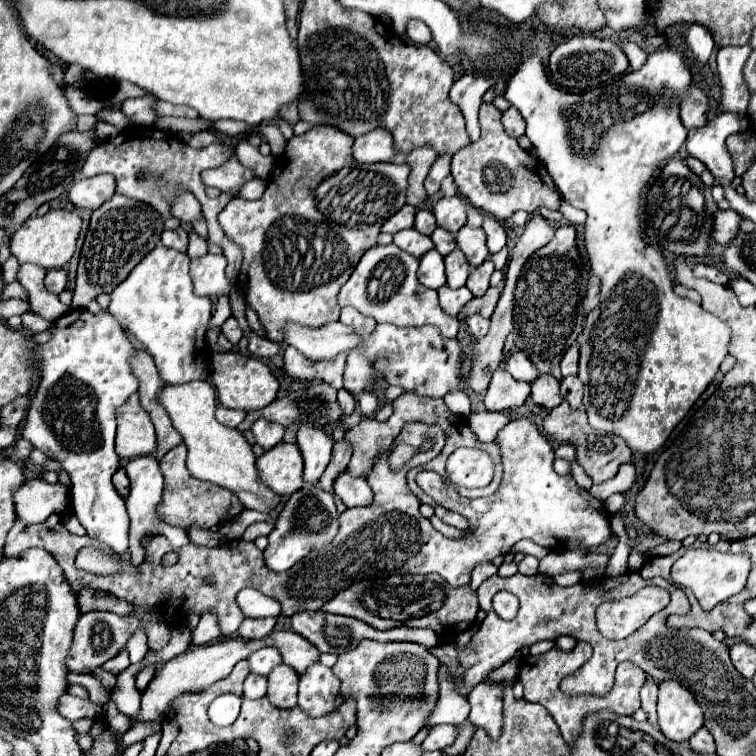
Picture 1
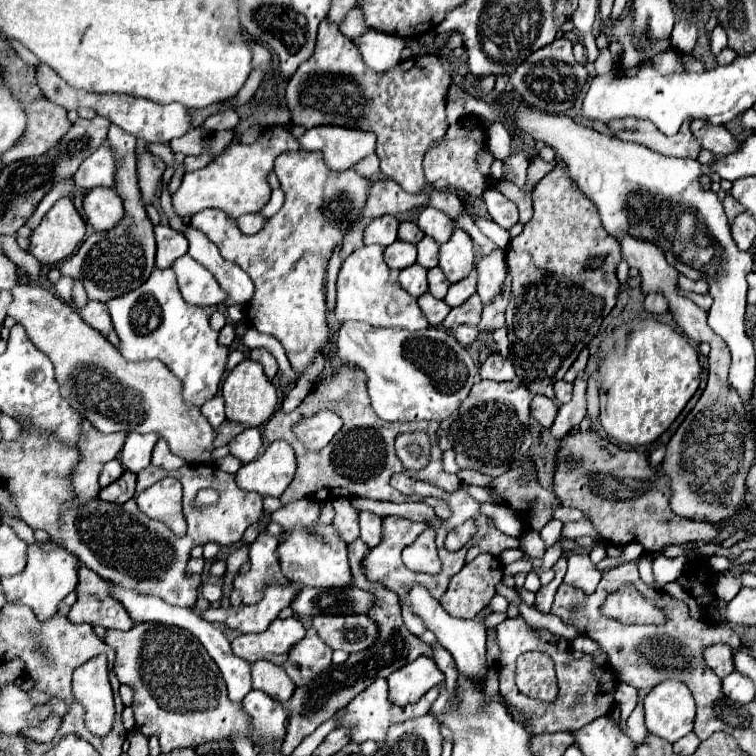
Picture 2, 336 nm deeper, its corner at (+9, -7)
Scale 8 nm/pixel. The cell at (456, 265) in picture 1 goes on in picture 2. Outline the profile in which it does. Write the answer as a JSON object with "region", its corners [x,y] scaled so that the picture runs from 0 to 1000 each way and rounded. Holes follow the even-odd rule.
{"region":[[[574,353],[574,356],[566,358],[566,385],[569,388],[582,388],[585,390],[585,388],[593,385],[593,380],[595,380],[595,374],[590,372],[582,353]]]}

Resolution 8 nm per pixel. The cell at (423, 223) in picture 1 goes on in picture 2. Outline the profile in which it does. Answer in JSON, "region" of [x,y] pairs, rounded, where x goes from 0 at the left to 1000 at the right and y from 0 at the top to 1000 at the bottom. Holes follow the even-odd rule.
{"region":[[[529,295],[526,303],[526,316],[529,319],[540,319],[540,321],[553,321],[561,313],[561,308],[556,306],[556,300],[550,295]]]}

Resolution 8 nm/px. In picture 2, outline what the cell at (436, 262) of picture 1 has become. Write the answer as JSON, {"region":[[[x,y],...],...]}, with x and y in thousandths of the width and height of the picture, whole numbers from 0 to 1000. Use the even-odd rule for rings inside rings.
{"region":[[[553,348],[537,353],[529,358],[526,364],[526,374],[534,385],[540,385],[542,390],[545,388],[563,388],[566,385],[566,369],[563,369],[563,356],[561,353],[553,353]]]}

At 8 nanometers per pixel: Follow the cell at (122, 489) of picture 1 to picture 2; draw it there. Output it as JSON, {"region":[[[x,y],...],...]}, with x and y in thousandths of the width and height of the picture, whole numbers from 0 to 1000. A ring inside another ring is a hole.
{"region":[[[164,623],[159,634],[146,639],[143,644],[132,647],[132,660],[146,663],[146,665],[167,665],[177,655],[180,644],[180,628],[175,623]]]}

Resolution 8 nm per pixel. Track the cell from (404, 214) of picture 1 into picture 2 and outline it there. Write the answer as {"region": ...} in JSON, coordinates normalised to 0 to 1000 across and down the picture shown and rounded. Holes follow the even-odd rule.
{"region":[[[505,284],[500,290],[492,290],[489,298],[481,306],[481,321],[492,324],[500,321],[505,327],[513,327],[516,321],[521,321],[526,313],[526,290],[519,284]]]}

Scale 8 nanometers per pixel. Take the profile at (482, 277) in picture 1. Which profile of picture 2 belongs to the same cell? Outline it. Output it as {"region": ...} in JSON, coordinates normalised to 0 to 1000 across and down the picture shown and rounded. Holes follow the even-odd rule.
{"region":[[[624,358],[616,369],[606,372],[606,374],[598,374],[595,382],[593,382],[593,390],[587,393],[587,398],[595,403],[595,406],[606,406],[611,403],[624,388],[630,388],[630,358]]]}

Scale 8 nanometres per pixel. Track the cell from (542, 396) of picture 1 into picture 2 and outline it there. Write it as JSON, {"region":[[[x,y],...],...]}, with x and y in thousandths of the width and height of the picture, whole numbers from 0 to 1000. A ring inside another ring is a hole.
{"region":[[[709,522],[704,528],[704,541],[701,541],[701,549],[722,567],[730,565],[733,554],[735,554],[735,544],[738,544],[738,536],[735,530],[720,525],[720,522]]]}

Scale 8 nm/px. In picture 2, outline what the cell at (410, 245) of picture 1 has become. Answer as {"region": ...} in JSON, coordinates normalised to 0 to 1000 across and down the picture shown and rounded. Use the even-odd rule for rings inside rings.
{"region":[[[521,319],[516,327],[511,327],[508,343],[511,343],[511,351],[516,351],[521,358],[537,356],[550,348],[550,324]]]}

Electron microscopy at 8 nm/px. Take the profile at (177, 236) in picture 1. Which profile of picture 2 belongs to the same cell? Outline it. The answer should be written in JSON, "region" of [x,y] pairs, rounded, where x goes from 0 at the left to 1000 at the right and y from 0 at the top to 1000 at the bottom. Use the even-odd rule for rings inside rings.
{"region":[[[206,298],[204,308],[206,308],[206,324],[209,324],[209,332],[206,332],[209,356],[225,353],[235,340],[249,335],[246,313],[230,306],[225,298]]]}

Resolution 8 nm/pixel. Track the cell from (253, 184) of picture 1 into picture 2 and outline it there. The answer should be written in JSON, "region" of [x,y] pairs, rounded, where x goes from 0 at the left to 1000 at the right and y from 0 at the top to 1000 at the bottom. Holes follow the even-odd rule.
{"region":[[[336,282],[336,284],[323,284],[323,287],[317,287],[317,290],[312,292],[312,298],[315,298],[317,308],[333,311],[333,308],[341,308],[341,306],[349,300],[349,292],[352,292],[352,290],[349,290],[344,282]]]}

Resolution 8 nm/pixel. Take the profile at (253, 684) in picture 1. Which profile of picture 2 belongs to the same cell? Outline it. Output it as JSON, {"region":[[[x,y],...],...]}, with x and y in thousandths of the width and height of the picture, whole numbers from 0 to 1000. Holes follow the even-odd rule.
{"region":[[[331,914],[320,927],[323,943],[333,951],[331,962],[347,975],[341,980],[344,996],[370,996],[378,975],[378,938],[373,930],[362,930],[349,914]]]}

